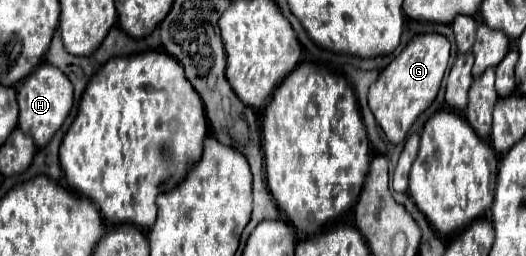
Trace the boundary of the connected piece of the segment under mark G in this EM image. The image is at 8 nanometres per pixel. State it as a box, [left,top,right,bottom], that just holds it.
[369,33,451,145]

